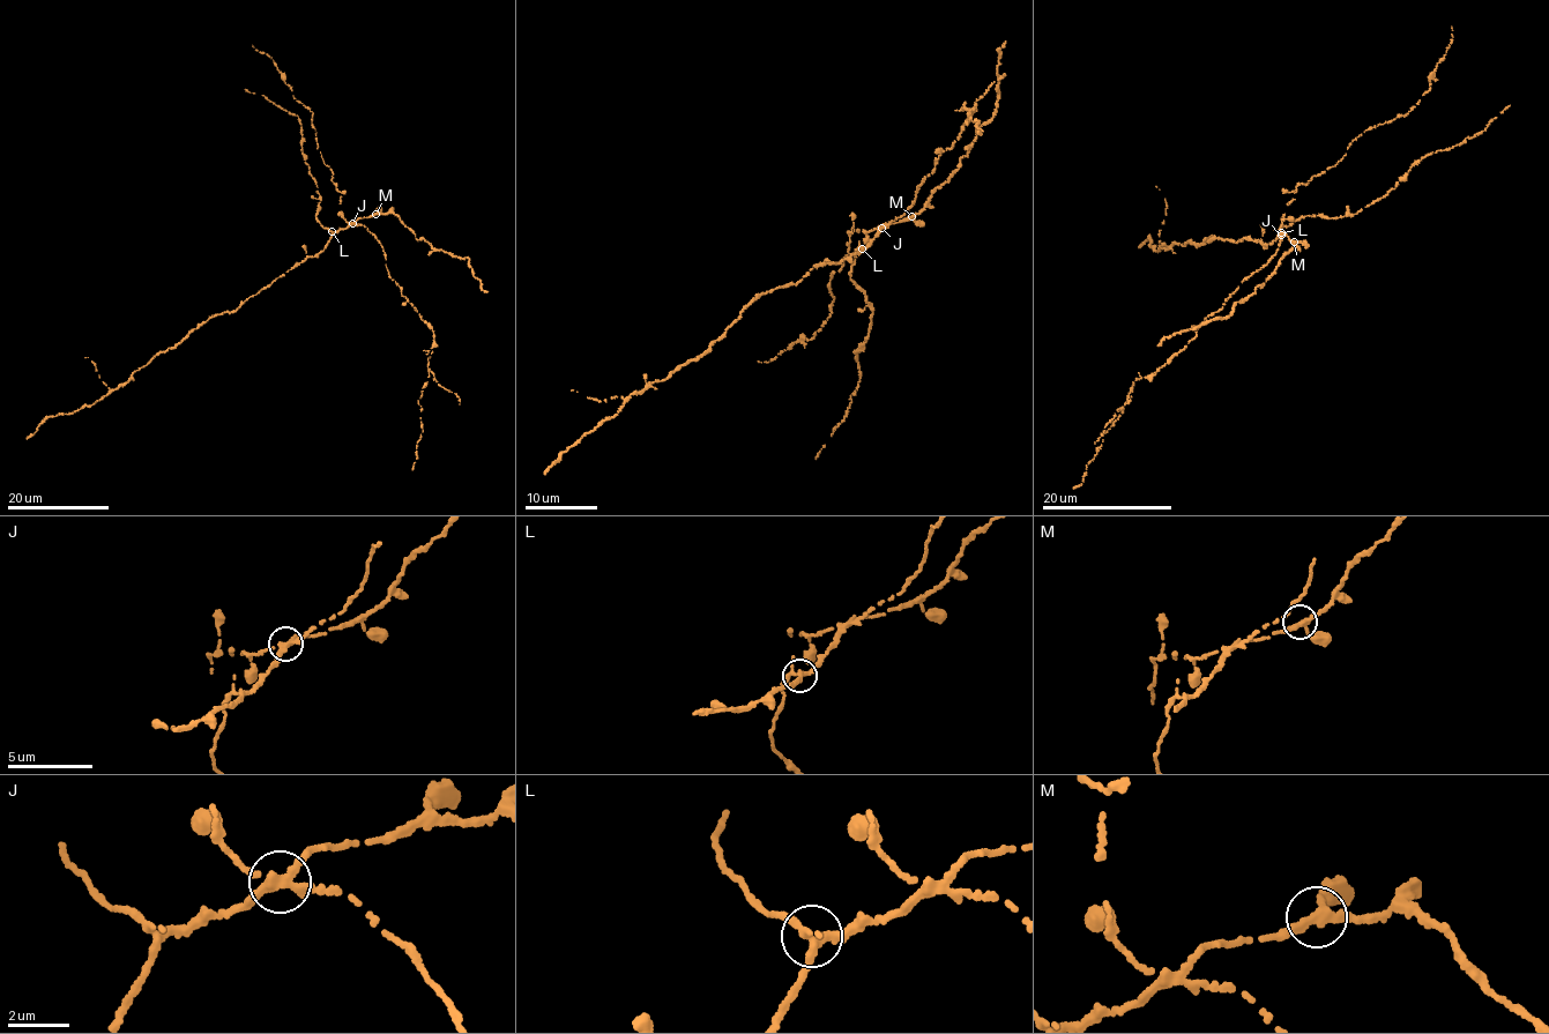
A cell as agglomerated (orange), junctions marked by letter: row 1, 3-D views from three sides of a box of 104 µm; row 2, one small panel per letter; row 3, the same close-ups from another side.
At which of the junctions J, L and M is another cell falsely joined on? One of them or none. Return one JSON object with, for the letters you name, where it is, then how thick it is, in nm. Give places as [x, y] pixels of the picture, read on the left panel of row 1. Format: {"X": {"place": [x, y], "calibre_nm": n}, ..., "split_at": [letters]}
{"J": {"place": [352, 223], "calibre_nm": 320}, "split_at": ["J"]}

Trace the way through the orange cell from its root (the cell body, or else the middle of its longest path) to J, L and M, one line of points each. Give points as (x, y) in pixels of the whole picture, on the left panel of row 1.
J: (318, 254), (334, 231), (352, 224)
L: (318, 254), (332, 231)
M: (318, 254), (334, 231), (375, 214)

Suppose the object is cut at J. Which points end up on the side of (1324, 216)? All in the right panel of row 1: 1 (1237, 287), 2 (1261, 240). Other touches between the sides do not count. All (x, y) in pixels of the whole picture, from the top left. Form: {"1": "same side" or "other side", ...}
{"1": "other side", "2": "same side"}

